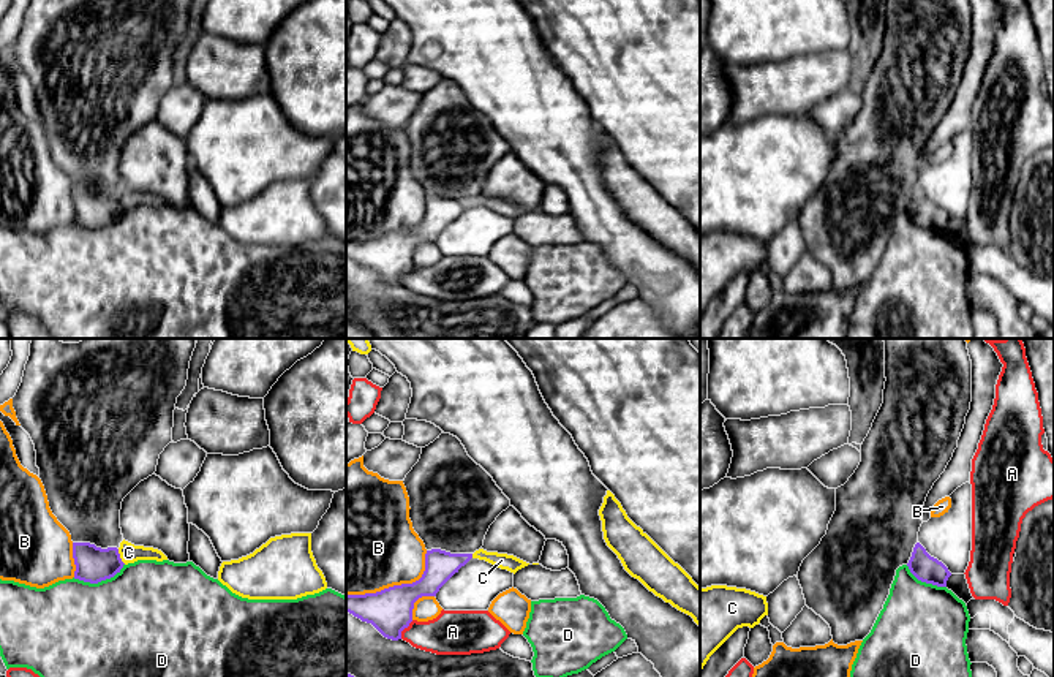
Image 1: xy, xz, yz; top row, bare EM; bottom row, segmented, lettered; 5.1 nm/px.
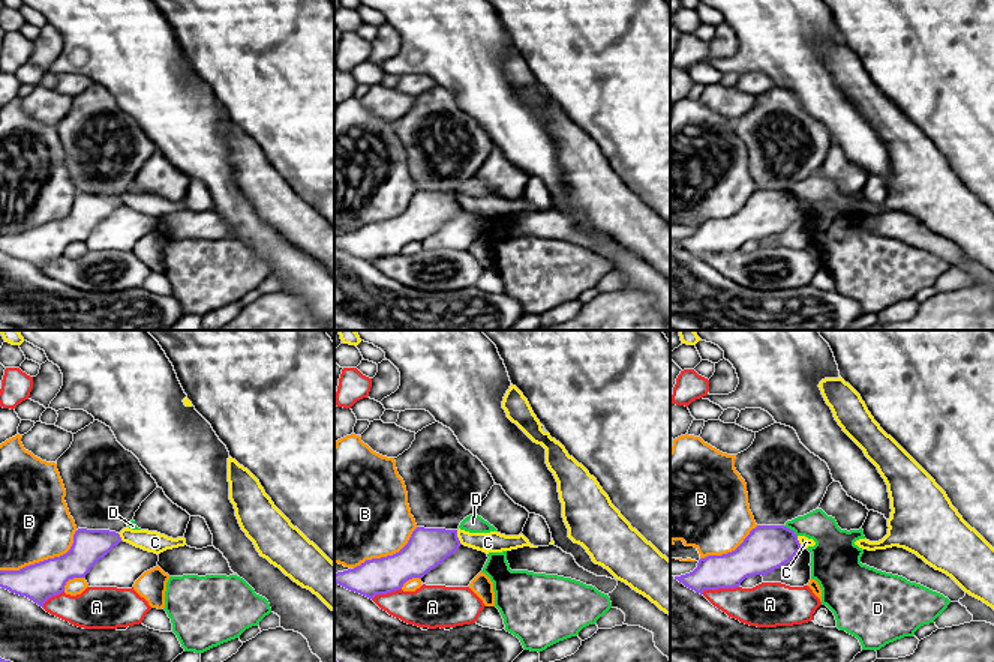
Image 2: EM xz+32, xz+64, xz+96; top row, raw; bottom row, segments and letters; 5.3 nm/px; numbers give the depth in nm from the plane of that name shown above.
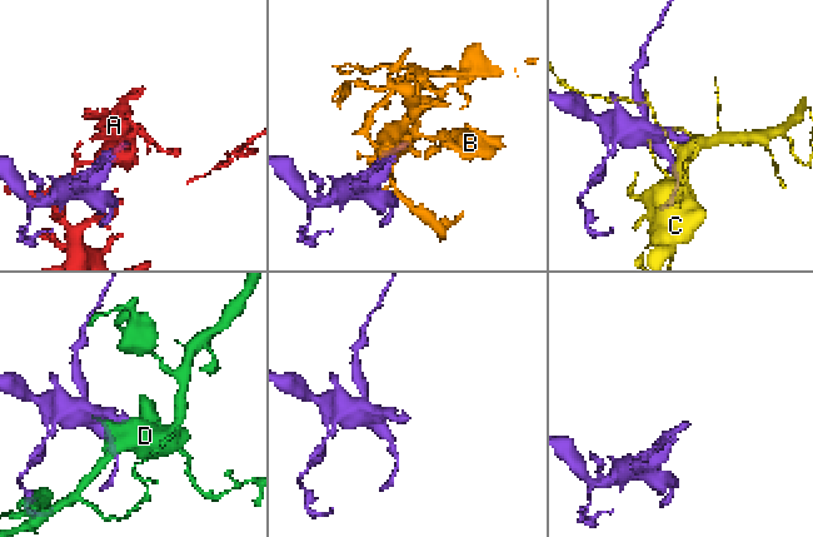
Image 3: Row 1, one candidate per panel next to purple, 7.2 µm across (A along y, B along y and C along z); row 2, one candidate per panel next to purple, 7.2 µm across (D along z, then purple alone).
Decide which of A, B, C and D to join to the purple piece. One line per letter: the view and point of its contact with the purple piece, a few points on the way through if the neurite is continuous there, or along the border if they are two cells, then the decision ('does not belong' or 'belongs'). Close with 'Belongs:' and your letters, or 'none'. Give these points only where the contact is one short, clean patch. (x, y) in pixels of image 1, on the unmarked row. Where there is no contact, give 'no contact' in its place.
A: xz (403, 274) | does not belong
B: xz (395, 231) | does not belong
C: xy (119, 203) | along xy (117, 195), (125, 209) | does not belong
D: xy (98, 226) | does not belong
Belongs: none

